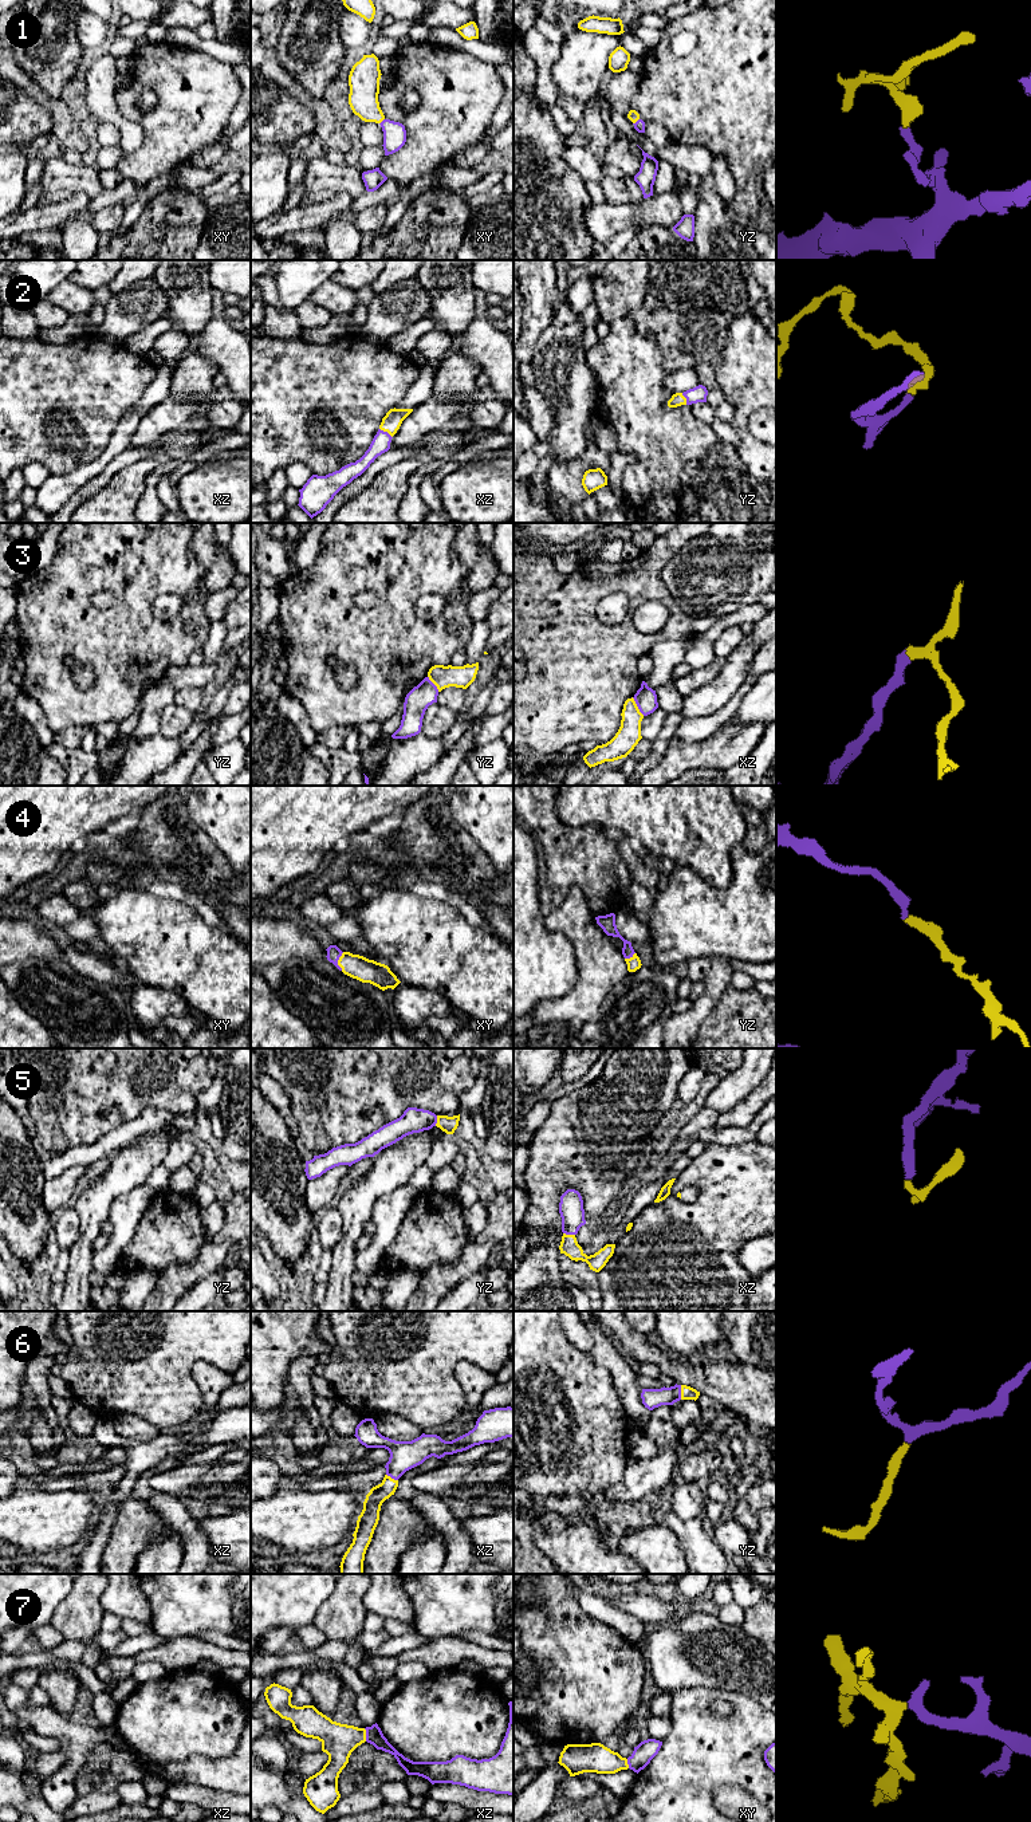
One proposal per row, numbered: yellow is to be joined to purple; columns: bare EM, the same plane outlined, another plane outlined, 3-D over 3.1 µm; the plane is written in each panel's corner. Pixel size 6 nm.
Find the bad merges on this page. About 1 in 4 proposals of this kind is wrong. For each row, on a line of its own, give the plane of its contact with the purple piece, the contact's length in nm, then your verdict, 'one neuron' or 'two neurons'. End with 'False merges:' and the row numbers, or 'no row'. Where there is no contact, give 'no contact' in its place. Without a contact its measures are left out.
1: contact in yz; length 50 nm; one neuron
2: contact in xz; length 100 nm; one neuron
3: contact in xz; length 130 nm; two neurons
4: contact in xy; length 110 nm; one neuron
5: contact in xz; length 70 nm; one neuron
6: contact in yz; length 90 nm; one neuron
7: contact in xz; length 80 nm; one neuron
False merges: 3

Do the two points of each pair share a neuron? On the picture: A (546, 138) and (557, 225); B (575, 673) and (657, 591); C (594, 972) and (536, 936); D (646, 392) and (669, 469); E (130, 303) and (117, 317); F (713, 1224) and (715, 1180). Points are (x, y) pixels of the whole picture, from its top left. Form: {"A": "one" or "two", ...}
{"A": "one", "B": "one", "C": "two", "D": "one", "E": "one", "F": "one"}

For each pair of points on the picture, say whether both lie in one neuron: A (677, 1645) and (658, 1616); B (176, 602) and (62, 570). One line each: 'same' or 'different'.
A: different
B: different

